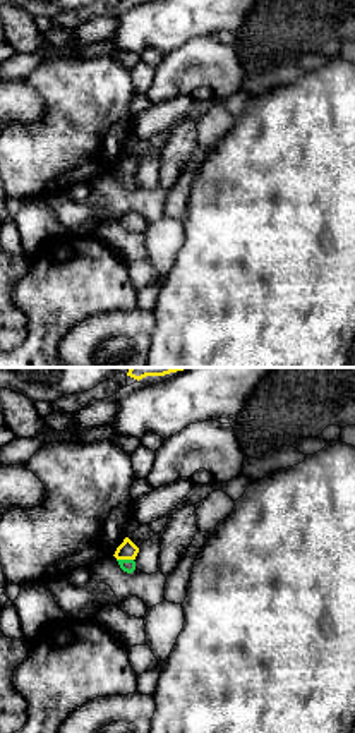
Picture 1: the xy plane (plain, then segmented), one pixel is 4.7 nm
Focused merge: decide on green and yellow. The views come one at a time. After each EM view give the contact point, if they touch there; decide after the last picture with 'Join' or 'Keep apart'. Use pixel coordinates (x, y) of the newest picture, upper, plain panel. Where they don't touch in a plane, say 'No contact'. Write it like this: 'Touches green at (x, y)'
Touches green at (126, 175)

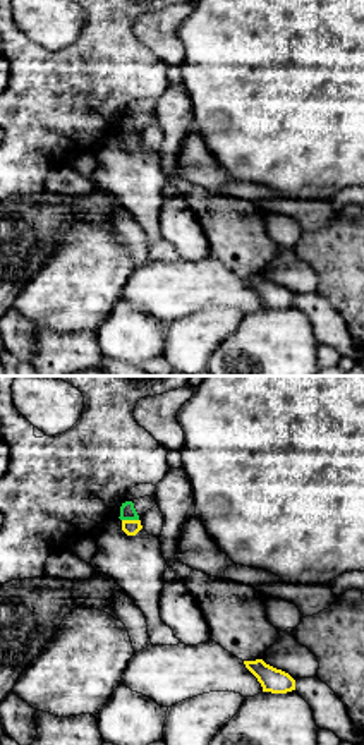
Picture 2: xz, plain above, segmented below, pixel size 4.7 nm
Touches green at (131, 134)

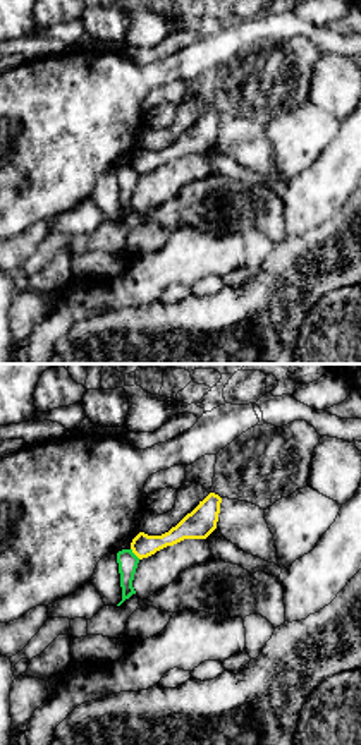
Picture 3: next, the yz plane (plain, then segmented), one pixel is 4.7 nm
Touches green at (133, 169)

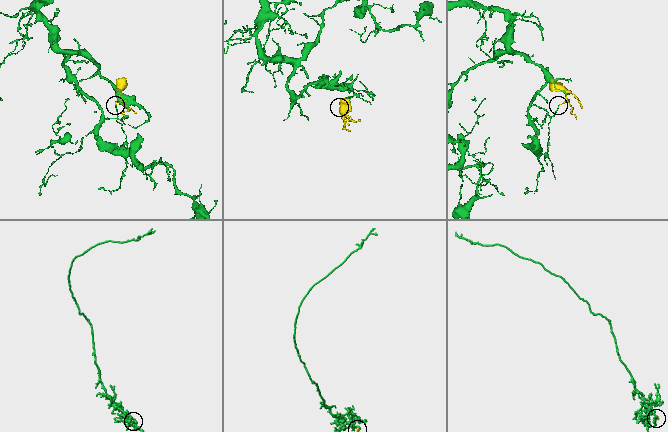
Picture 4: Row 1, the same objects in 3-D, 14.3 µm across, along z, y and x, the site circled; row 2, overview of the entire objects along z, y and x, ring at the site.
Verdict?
Keep apart

